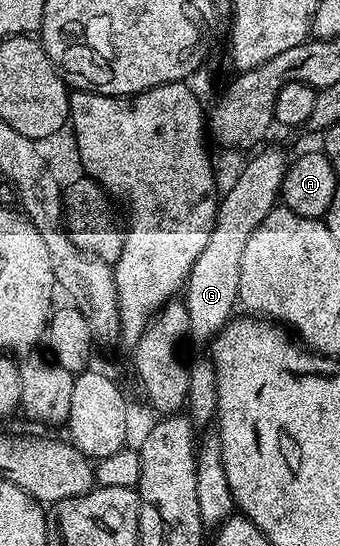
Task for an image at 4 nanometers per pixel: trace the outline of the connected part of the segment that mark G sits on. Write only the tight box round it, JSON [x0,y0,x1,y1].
[182,148,290,346]

